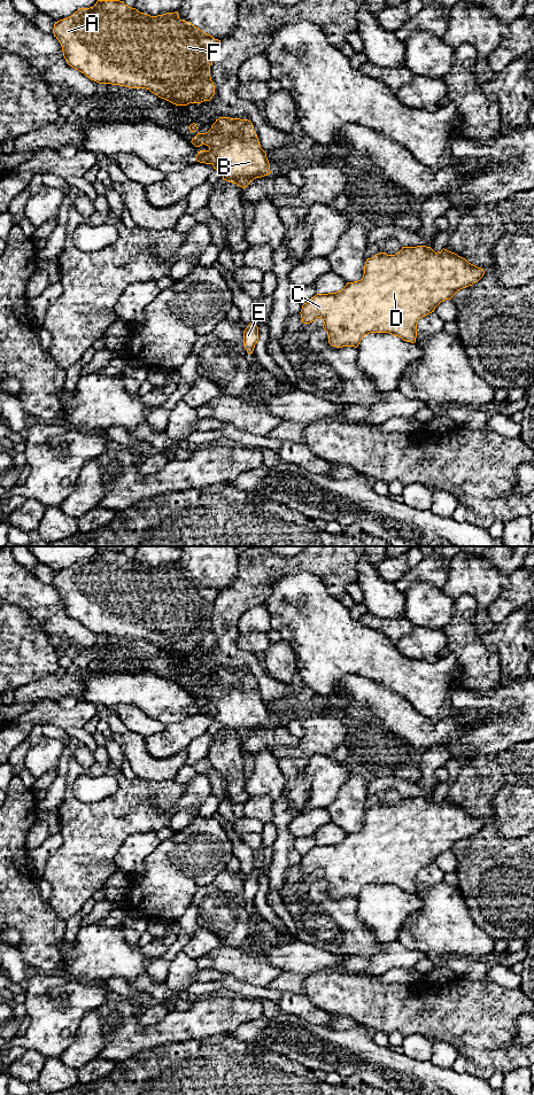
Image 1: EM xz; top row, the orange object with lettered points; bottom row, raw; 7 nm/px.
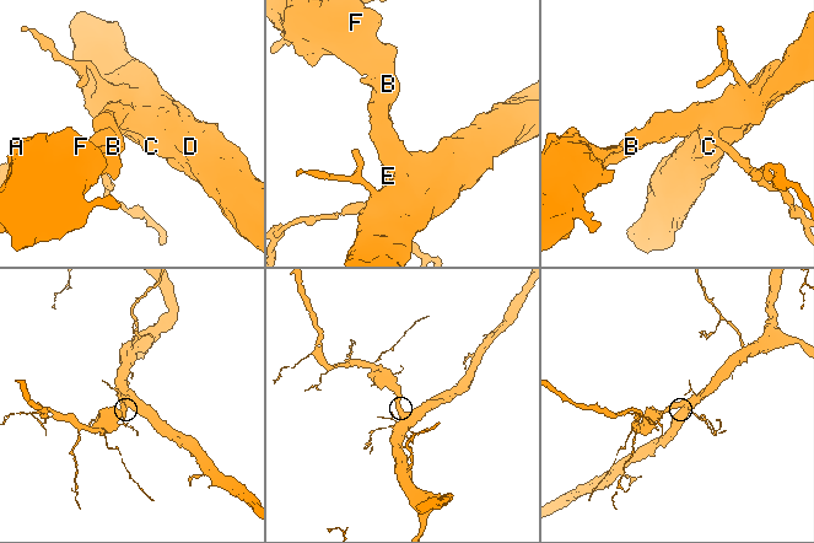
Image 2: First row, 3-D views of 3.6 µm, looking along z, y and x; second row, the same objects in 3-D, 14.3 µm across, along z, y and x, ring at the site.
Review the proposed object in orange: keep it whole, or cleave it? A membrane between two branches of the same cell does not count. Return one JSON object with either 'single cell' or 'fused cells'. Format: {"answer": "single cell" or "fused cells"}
{"answer": "single cell"}

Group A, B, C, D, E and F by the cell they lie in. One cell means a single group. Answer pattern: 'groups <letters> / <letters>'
groups A B C D E F

